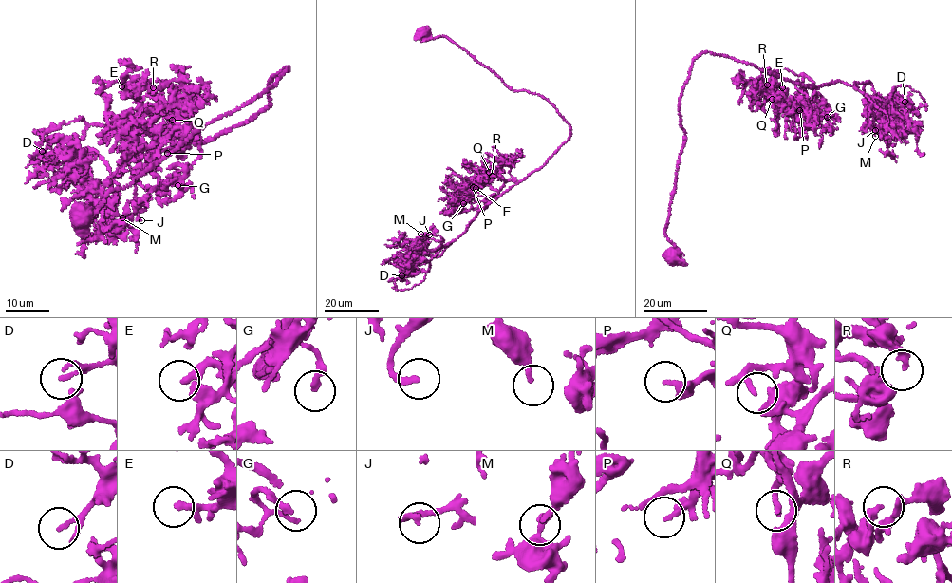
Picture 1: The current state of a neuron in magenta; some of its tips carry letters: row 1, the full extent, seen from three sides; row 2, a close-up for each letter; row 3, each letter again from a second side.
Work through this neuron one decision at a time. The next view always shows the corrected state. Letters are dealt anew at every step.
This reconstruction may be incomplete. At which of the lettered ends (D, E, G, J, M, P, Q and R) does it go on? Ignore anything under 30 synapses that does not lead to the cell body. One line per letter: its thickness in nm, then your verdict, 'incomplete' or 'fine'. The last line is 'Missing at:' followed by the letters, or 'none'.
D: 130 nm thick; fine
E: 240 nm thick; incomplete
G: 200 nm thick; fine
J: 200 nm thick; incomplete
M: 200 nm thick; incomplete
P: 200 nm thick; fine
Q: 140 nm thick; incomplete
R: 240 nm thick; fine
Missing at: E, J, M, Q

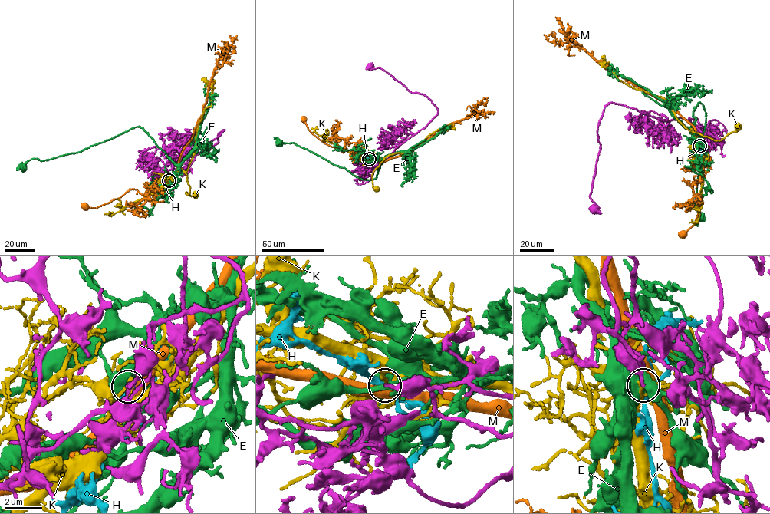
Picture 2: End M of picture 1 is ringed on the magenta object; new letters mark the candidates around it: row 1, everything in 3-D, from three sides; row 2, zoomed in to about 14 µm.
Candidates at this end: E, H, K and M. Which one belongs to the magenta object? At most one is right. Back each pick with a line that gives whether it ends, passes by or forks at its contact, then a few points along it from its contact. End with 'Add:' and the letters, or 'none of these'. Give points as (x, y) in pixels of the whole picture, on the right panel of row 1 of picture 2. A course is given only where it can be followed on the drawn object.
H: It passes by. Its course: (699, 145), (700, 156), (698, 159)
Add: H

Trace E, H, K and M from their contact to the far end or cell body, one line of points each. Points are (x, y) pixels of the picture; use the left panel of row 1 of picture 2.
E: (169, 179), (176, 171), (177, 166), (144, 129), (138, 126), (75, 153), (46, 160), (28, 160), (23, 166)
H: (169, 179), (165, 188), (167, 190)
K: (169, 179), (182, 169), (187, 175), (190, 187), (189, 194), (185, 193), (195, 195)
M: (169, 179), (165, 184), (144, 194), (132, 189), (96, 208), (85, 207)

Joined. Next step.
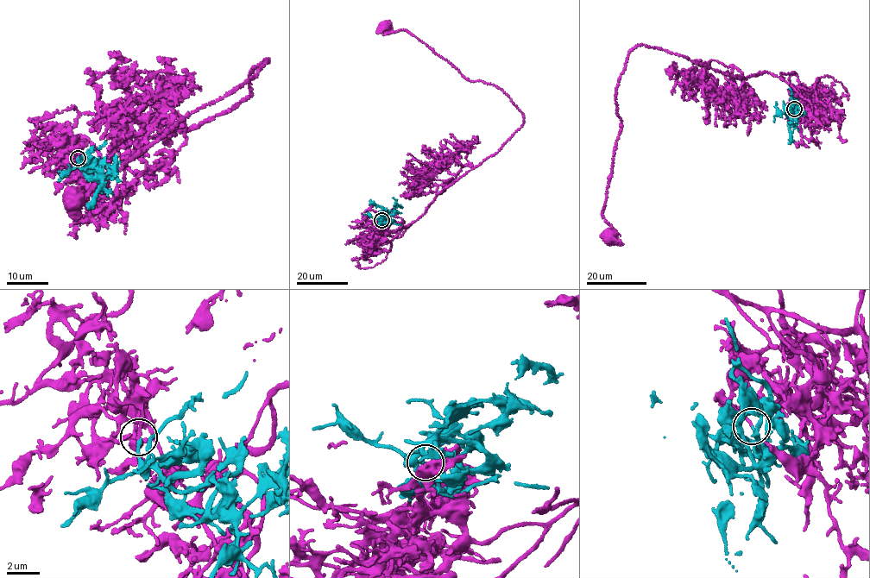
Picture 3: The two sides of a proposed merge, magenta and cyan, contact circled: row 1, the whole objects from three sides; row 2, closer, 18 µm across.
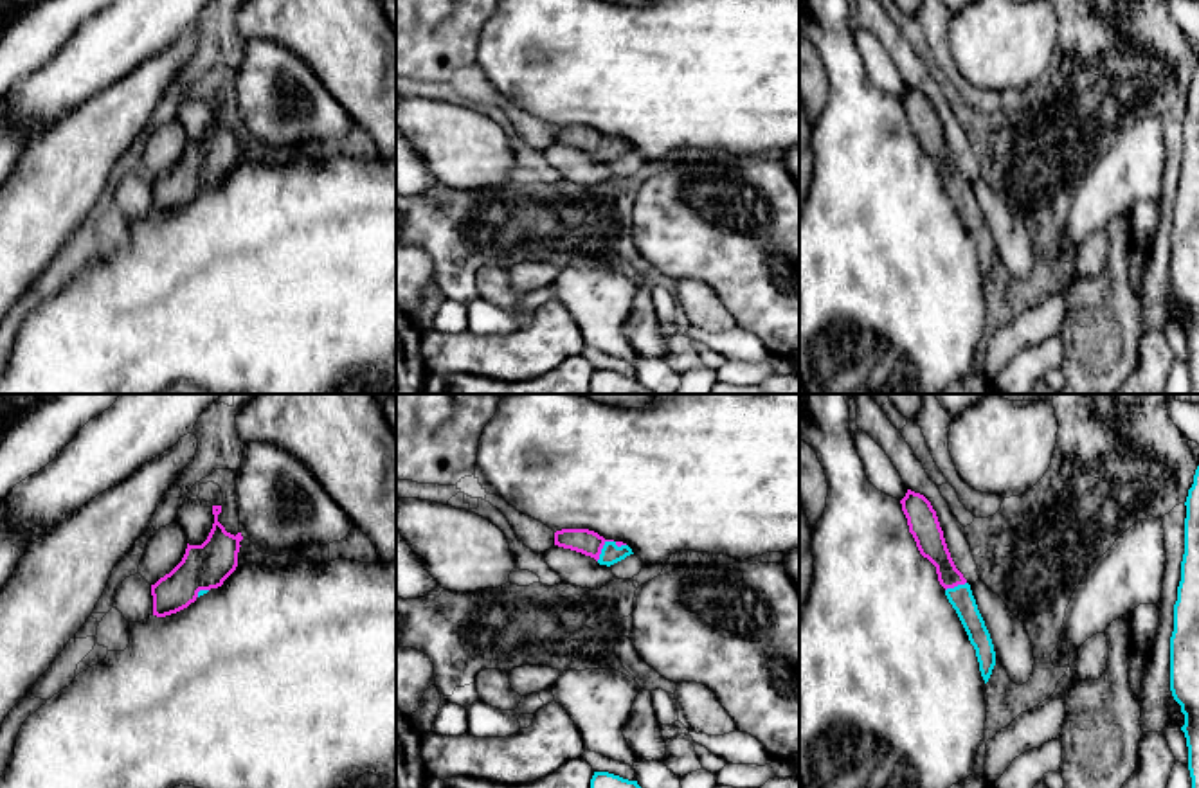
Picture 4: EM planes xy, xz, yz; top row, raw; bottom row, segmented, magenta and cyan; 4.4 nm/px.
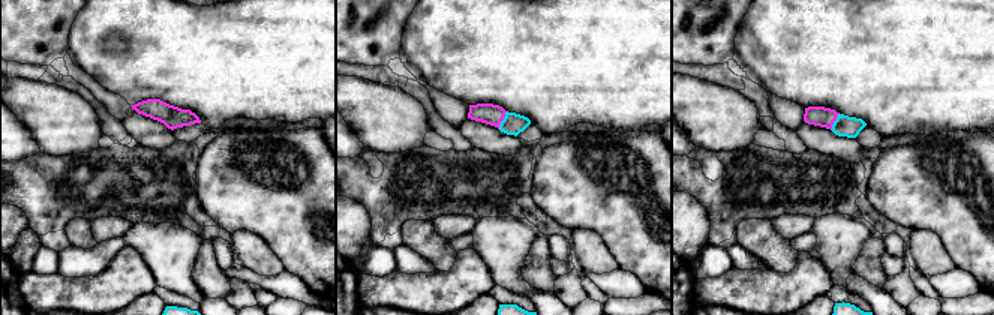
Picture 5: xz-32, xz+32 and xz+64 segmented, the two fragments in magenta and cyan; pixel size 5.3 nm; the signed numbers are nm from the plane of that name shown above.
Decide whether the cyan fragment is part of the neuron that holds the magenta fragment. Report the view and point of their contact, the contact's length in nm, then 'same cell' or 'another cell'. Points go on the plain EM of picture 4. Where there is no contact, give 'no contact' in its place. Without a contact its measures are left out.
meets magenta in xz at (607, 137); contact 150 nm long; same cell

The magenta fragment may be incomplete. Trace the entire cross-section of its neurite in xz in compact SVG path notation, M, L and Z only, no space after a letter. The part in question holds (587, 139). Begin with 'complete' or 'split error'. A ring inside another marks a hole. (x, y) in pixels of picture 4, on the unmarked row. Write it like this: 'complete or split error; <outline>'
split error; M562 126L554 130L554 142L594 155L600 162L614 162L634 151L623 139L605 137L589 126Z

